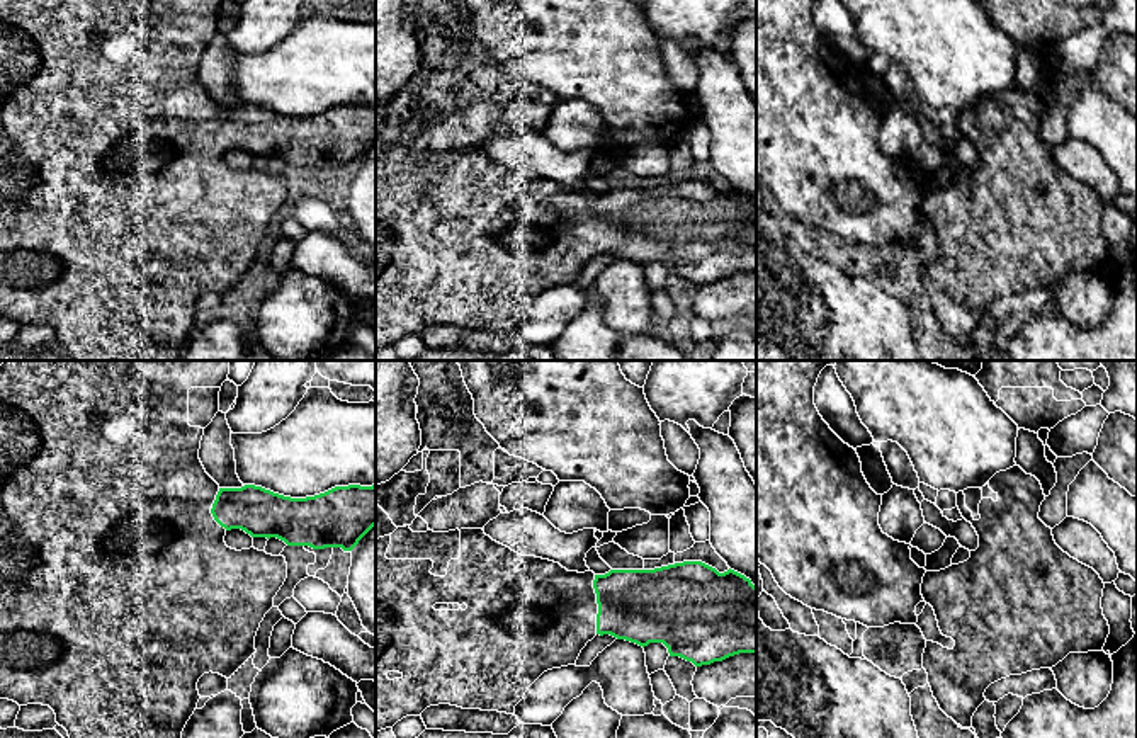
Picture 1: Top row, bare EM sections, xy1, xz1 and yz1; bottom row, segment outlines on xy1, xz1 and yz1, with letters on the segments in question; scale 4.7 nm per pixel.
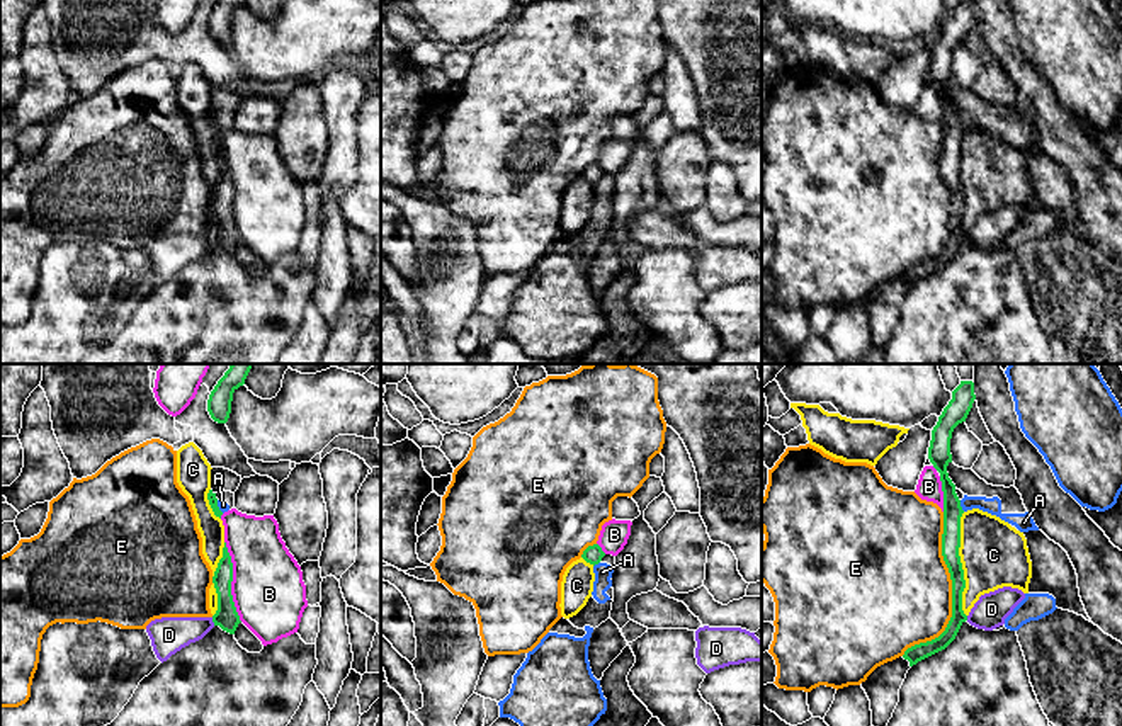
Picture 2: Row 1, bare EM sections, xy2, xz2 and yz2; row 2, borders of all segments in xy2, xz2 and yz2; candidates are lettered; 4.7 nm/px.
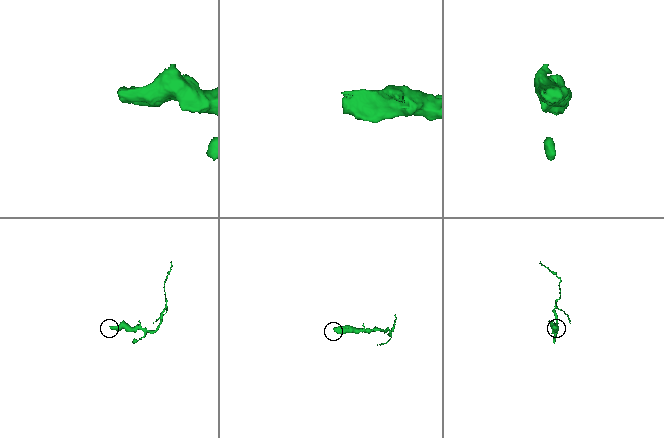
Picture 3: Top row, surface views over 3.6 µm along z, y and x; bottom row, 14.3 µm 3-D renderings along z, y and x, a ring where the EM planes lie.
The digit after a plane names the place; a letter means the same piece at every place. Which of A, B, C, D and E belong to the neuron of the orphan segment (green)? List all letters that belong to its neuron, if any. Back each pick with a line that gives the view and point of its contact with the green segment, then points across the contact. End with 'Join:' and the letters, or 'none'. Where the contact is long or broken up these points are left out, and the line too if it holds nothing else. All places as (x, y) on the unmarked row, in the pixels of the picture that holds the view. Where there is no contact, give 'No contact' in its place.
Join: none

